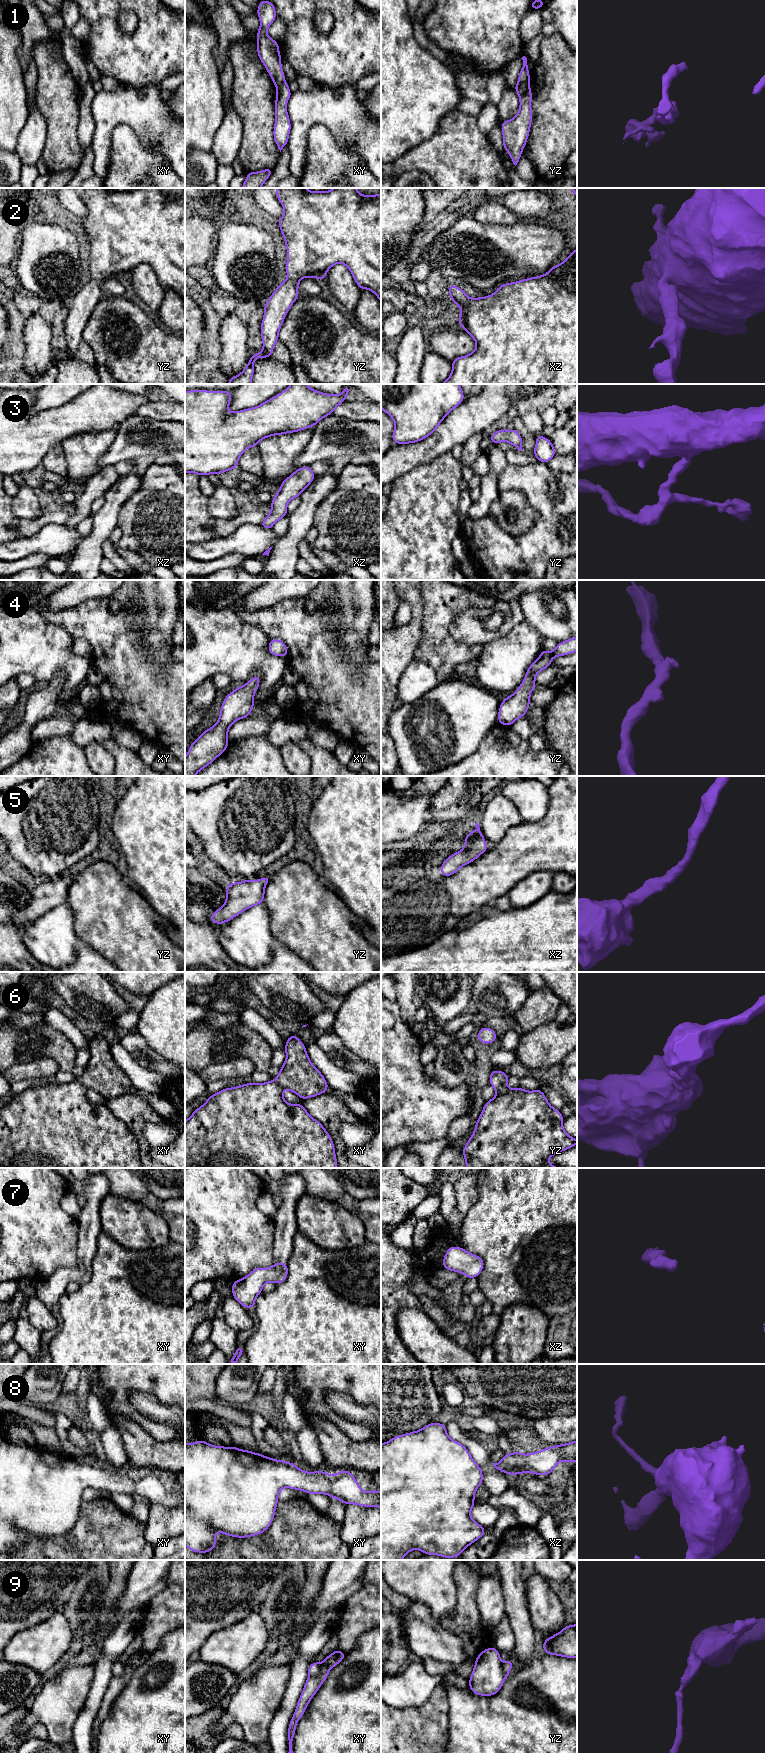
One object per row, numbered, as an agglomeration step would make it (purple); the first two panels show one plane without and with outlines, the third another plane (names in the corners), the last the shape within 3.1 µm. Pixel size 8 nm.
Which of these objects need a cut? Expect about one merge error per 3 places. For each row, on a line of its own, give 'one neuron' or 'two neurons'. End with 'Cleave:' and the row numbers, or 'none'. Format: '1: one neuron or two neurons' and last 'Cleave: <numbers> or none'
1: two neurons
2: one neuron
3: one neuron
4: one neuron
5: one neuron
6: one neuron
7: one neuron
8: one neuron
9: two neurons
Cleave: 1, 9

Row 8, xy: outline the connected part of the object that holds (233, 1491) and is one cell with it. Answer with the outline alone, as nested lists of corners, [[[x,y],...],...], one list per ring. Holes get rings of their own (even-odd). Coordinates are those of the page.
[[[201,1439],[185,1443],[185,1546],[193,1552],[209,1553],[217,1544],[216,1531],[238,1538],[262,1534],[274,1519],[279,1492],[285,1487],[329,1495],[345,1505],[381,1508],[381,1492],[363,1492],[349,1470],[334,1475],[322,1470],[306,1472],[291,1462],[234,1446],[214,1446]]]

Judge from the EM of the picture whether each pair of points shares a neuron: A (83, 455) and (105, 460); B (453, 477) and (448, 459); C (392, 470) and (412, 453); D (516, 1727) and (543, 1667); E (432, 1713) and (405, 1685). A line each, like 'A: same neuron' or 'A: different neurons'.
A: different neurons
B: same neuron
C: same neuron
D: same neuron
E: different neurons

